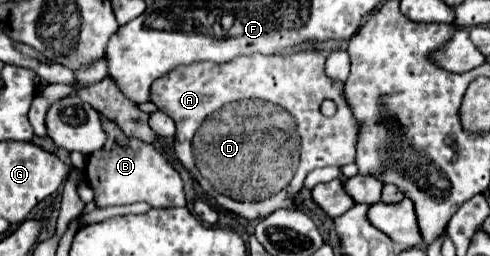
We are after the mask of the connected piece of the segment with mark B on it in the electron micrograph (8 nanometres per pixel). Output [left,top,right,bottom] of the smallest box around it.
[84,118,186,208]

